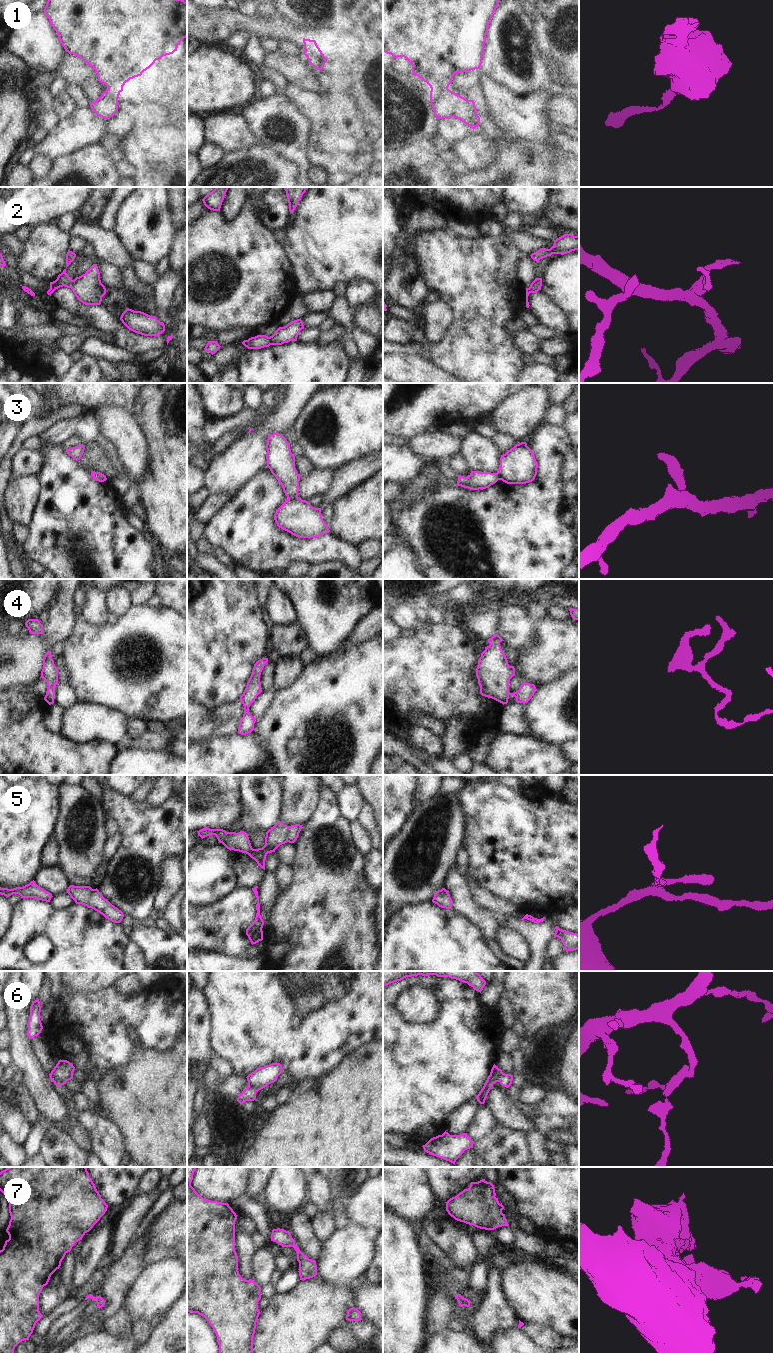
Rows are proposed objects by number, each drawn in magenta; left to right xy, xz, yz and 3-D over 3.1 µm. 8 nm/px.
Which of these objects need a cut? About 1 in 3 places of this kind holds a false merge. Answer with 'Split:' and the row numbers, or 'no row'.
Split: 3, 6

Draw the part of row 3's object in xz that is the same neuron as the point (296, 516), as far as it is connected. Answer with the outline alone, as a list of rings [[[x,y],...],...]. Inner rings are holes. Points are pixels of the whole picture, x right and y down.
[[[299,497],[288,498],[274,514],[277,526],[298,538],[316,538],[330,532],[321,515],[321,508],[311,506]]]

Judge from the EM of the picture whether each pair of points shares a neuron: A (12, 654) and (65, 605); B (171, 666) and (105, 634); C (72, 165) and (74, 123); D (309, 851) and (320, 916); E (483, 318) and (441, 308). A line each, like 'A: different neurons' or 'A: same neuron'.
A: same neuron
B: same neuron
C: different neurons
D: same neuron
E: different neurons

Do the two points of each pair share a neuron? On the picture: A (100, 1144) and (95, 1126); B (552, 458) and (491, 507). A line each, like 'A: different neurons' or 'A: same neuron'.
A: same neuron
B: same neuron

